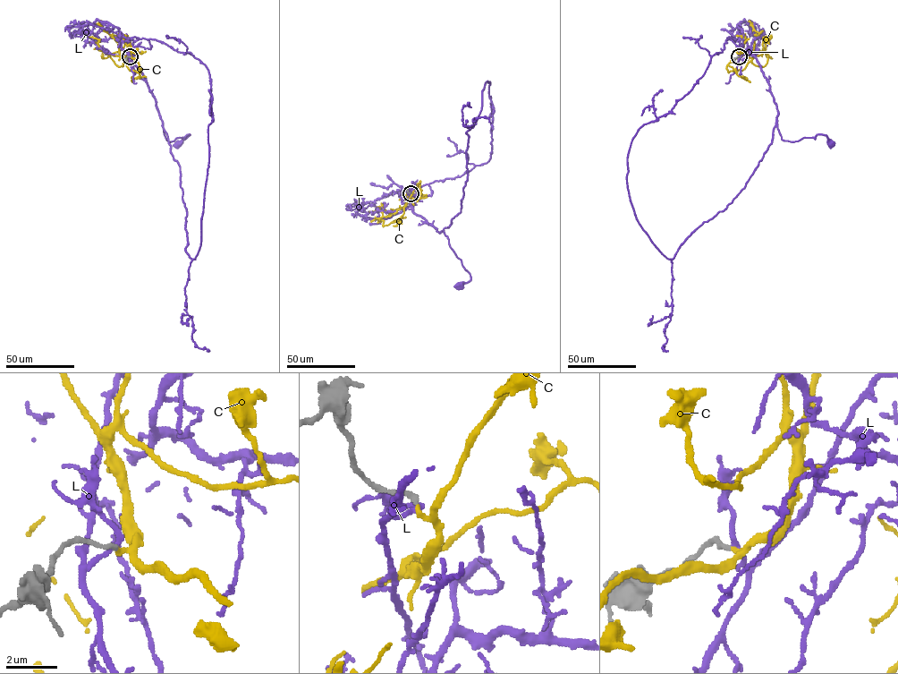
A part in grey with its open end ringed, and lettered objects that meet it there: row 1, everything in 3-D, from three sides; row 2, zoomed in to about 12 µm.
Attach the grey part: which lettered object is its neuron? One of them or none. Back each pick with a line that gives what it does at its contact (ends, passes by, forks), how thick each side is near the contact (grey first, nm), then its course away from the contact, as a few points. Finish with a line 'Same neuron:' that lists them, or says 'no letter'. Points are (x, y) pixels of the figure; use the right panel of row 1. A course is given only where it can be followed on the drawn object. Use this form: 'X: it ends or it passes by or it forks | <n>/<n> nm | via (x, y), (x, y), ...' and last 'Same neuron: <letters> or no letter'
C: it passes by | 180/140 nm | via (739, 57), (727, 64), (728, 72), (742, 70), (751, 61), (763, 66), (767, 55), (763, 39), (766, 38)
Same neuron: C

